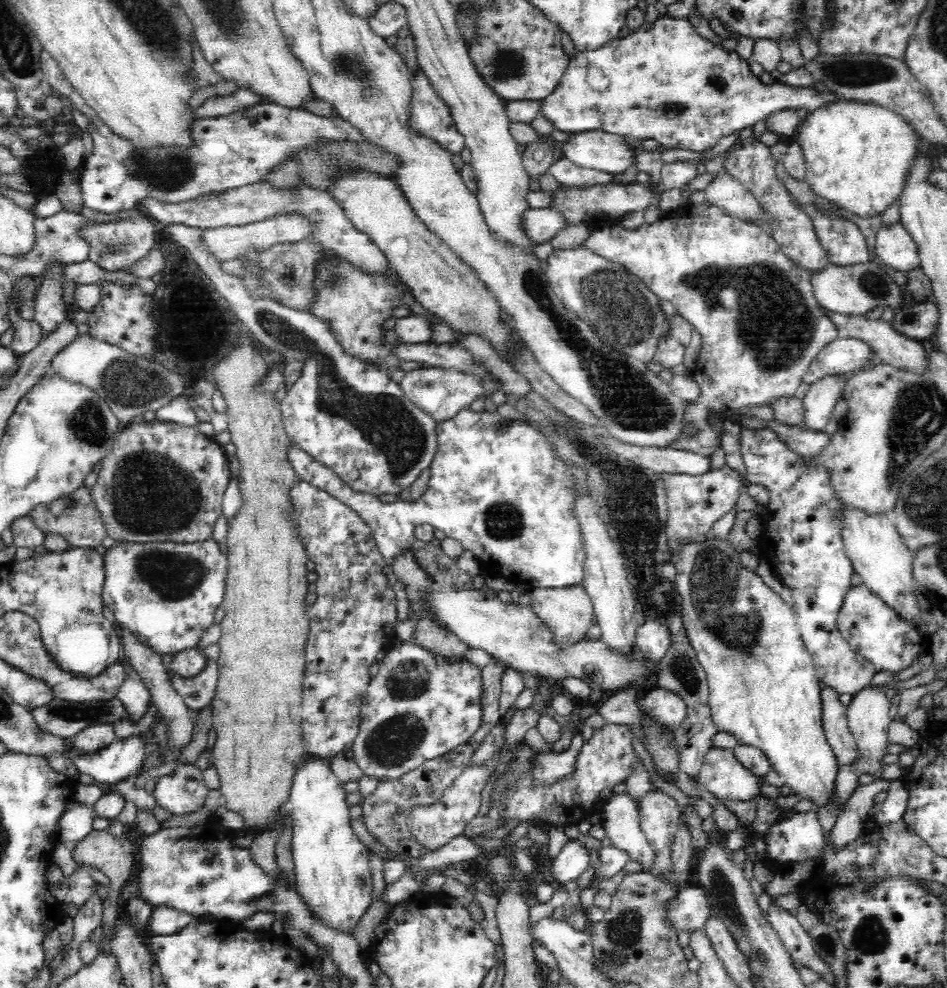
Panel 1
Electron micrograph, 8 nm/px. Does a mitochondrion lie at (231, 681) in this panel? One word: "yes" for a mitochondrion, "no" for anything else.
no

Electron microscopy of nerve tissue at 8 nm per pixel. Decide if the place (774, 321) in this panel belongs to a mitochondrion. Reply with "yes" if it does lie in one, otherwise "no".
yes

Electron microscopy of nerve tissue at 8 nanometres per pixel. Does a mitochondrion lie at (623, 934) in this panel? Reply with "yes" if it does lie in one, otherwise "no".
yes

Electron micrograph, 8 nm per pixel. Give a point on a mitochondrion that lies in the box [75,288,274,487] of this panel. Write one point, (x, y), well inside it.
(128, 383)

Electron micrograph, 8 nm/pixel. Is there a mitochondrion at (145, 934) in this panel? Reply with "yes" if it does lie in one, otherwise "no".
no

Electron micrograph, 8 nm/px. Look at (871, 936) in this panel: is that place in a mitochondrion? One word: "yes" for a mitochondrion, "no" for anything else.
yes

